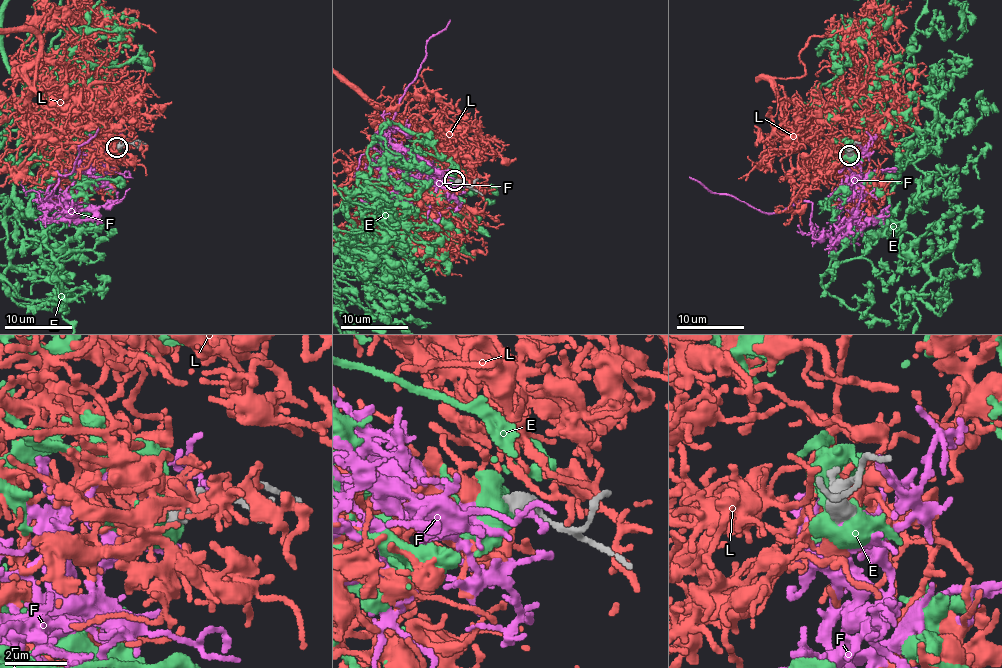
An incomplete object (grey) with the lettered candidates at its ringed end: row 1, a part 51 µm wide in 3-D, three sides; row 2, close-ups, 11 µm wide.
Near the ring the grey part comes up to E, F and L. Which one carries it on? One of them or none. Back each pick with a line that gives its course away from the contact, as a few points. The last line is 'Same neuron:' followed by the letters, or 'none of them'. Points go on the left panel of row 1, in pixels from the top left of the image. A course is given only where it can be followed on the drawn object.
Same neuron: L

